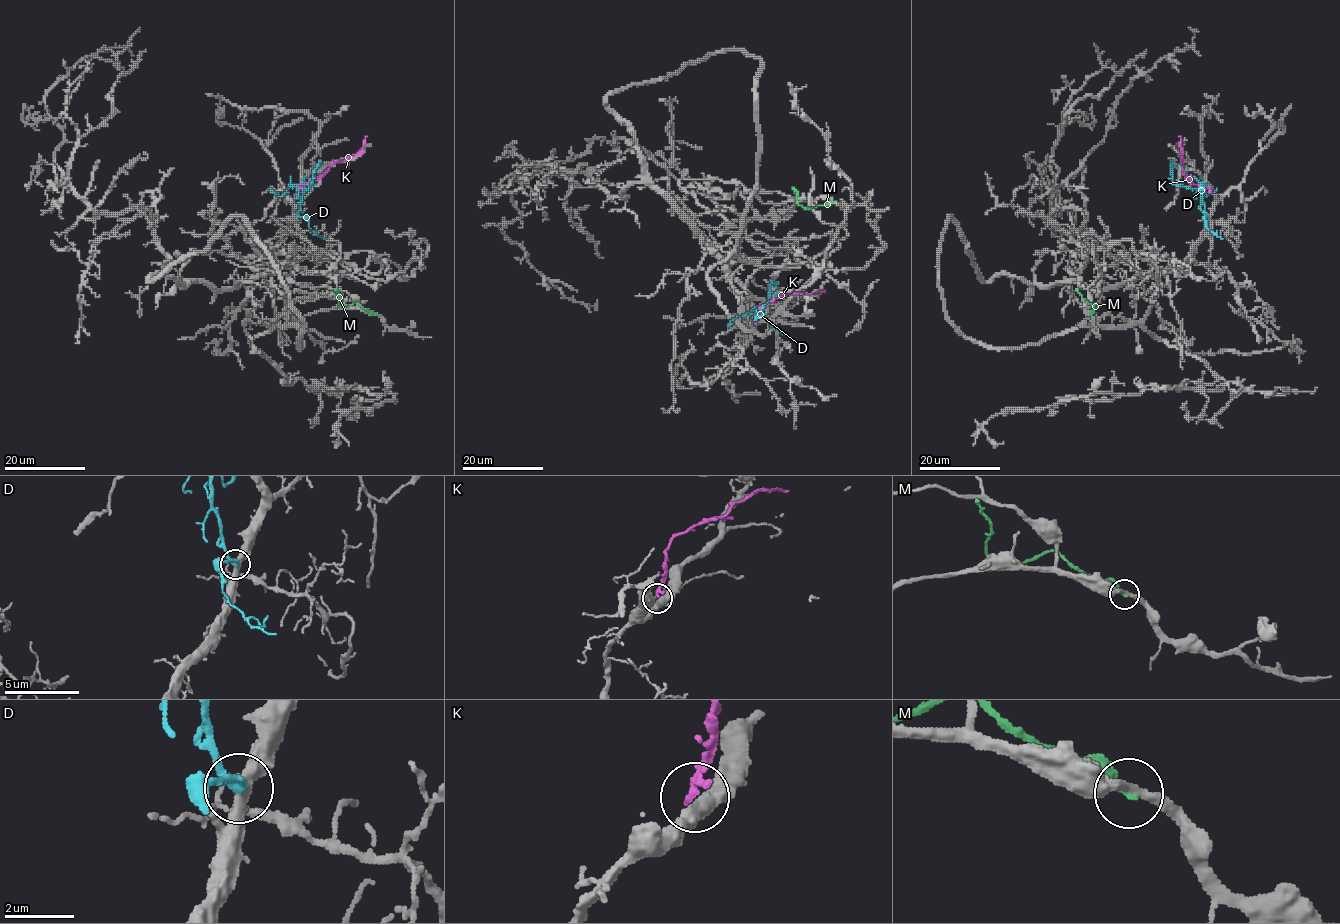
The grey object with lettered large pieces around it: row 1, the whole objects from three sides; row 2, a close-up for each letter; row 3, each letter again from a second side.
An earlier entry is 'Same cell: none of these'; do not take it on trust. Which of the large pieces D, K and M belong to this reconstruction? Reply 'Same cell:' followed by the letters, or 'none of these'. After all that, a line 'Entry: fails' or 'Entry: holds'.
Same cell: none of these
Entry: holds

